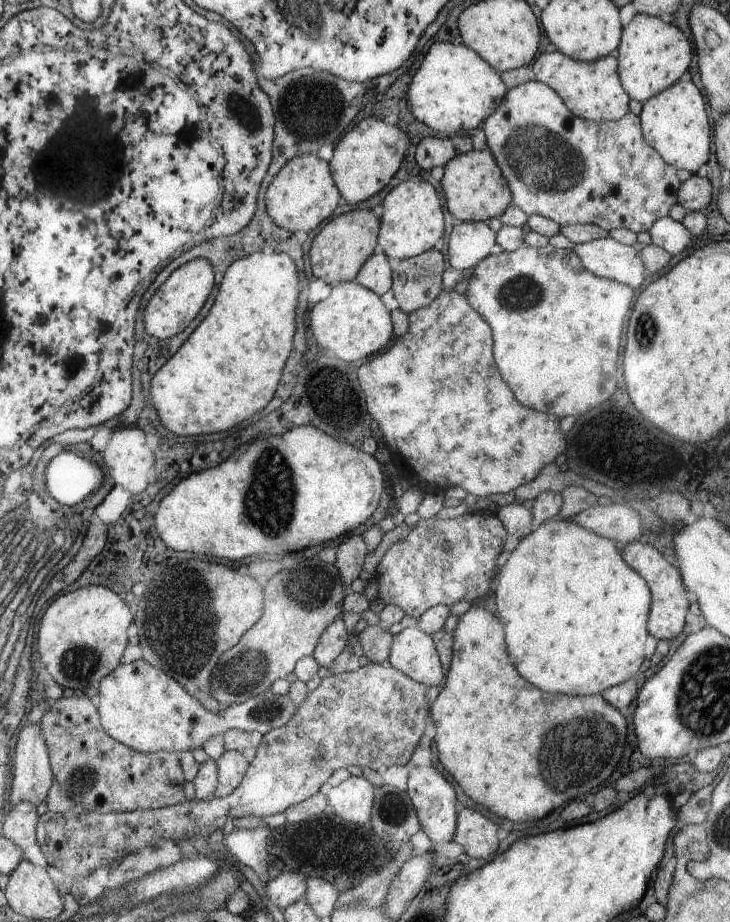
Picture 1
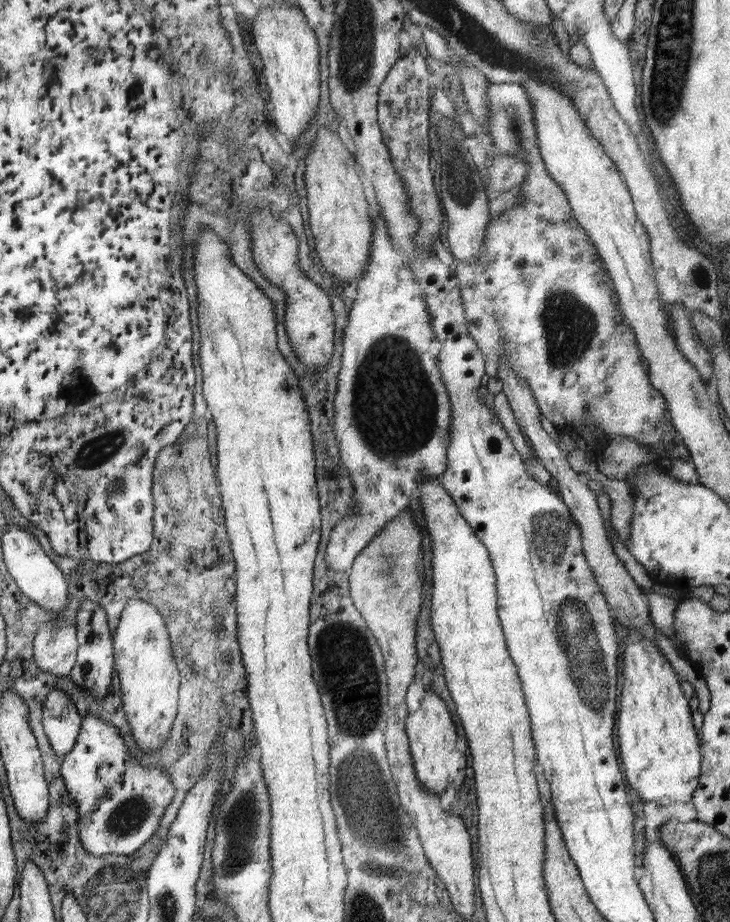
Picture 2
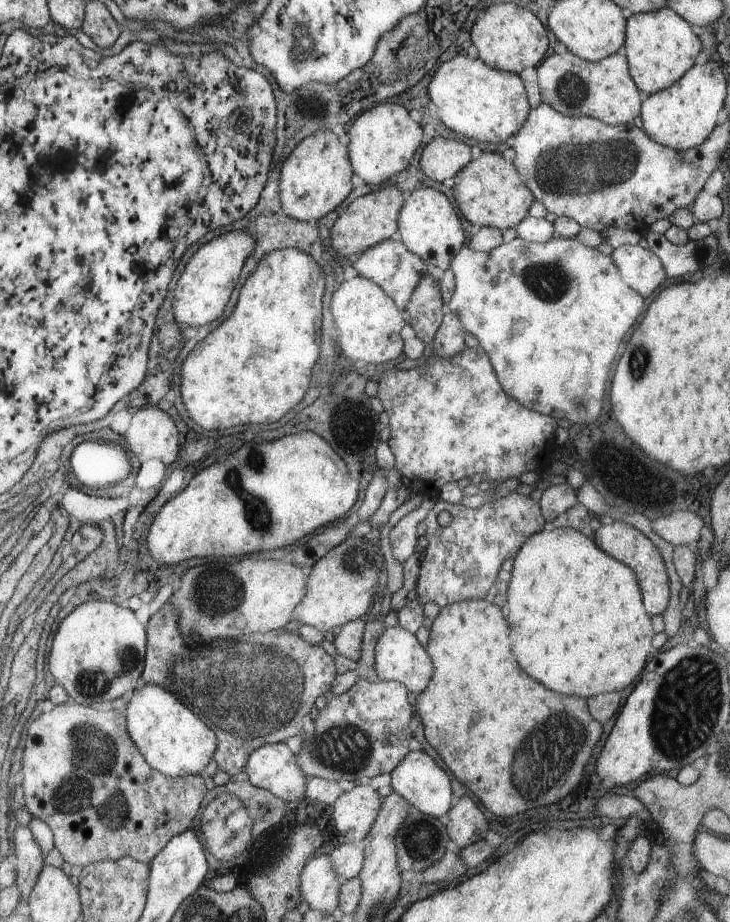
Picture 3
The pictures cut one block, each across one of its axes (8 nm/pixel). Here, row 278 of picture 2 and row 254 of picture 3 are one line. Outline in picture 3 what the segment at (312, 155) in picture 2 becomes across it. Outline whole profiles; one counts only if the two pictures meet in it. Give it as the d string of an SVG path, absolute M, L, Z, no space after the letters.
M397 185L384 186L356 198L346 208L346 213L335 221L331 230L332 244L336 252L342 254L342 263L354 253L360 254L379 242L392 239L392 234L397 234L399 230L400 212L404 206L402 189Z

